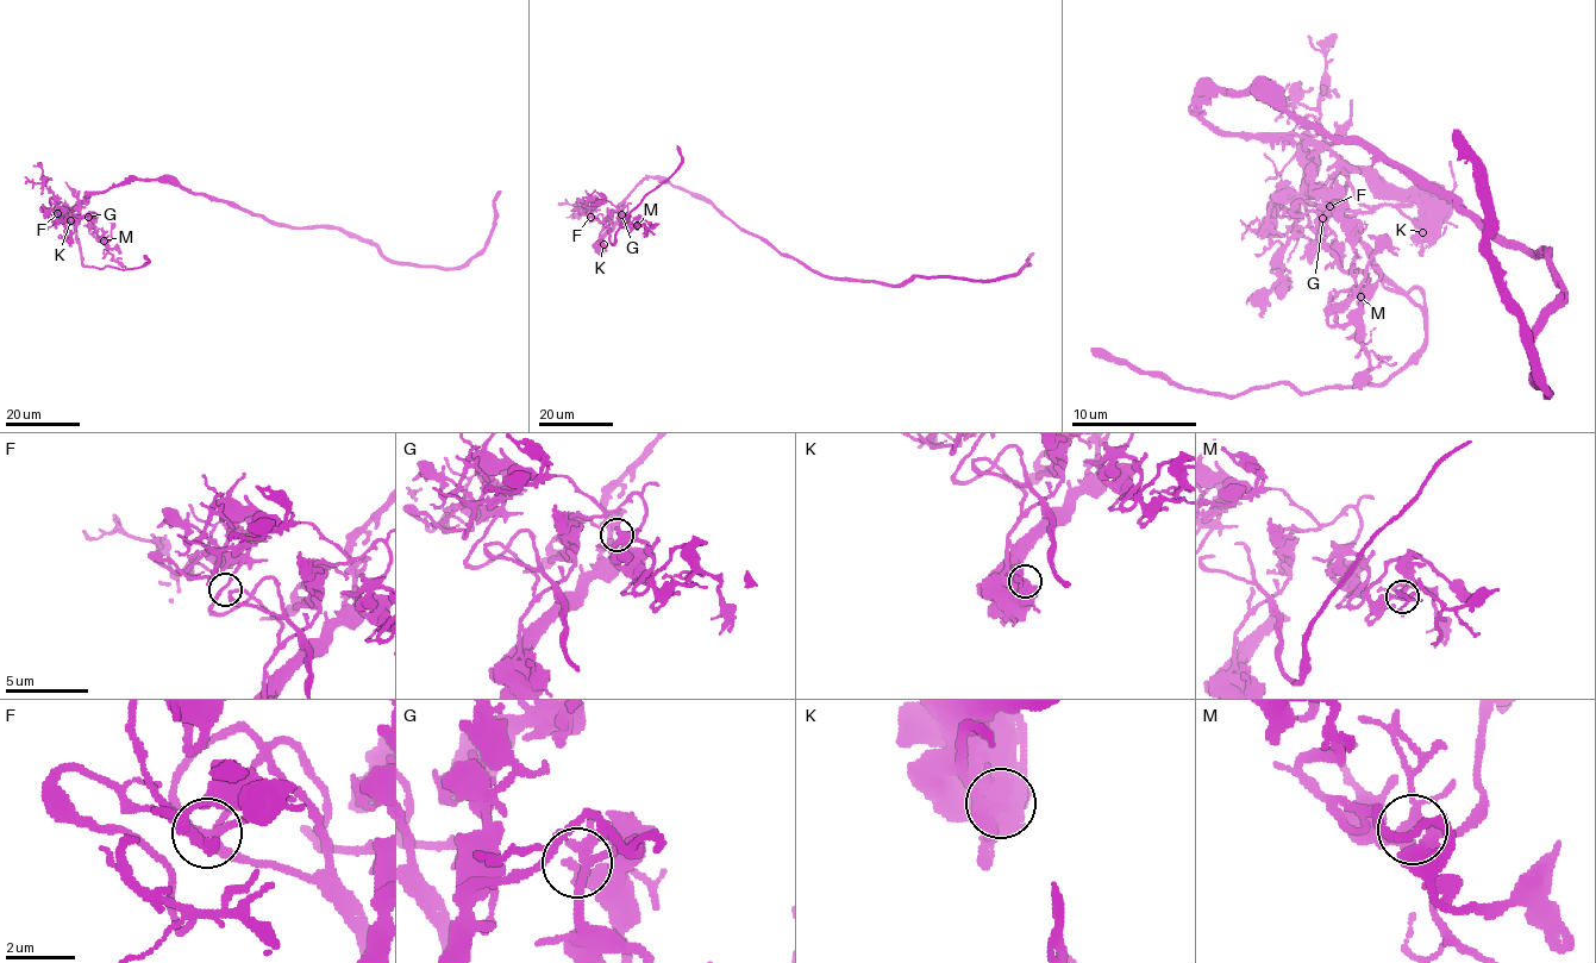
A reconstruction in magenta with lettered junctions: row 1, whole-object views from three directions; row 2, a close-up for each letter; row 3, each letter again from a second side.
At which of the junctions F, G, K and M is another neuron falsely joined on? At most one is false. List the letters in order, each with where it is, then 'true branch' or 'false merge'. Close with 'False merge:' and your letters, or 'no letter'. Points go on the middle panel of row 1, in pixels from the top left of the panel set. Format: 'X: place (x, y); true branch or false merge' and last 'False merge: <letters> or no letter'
F: place (590, 217); true branch
G: place (621, 214); true branch
K: place (604, 244); false merge
M: place (637, 225); true branch
False merge: K

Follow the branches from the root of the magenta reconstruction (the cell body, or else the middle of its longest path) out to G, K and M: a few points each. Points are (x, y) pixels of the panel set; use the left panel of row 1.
G: (192, 194), (167, 181), (130, 180), (87, 192), (67, 212), (94, 216), (88, 217)
K: (192, 194), (167, 181), (130, 180), (102, 192), (87, 192), (68, 212), (70, 220)
M: (192, 194), (157, 180), (87, 192), (67, 212), (94, 216), (89, 218), (92, 233), (104, 241)

